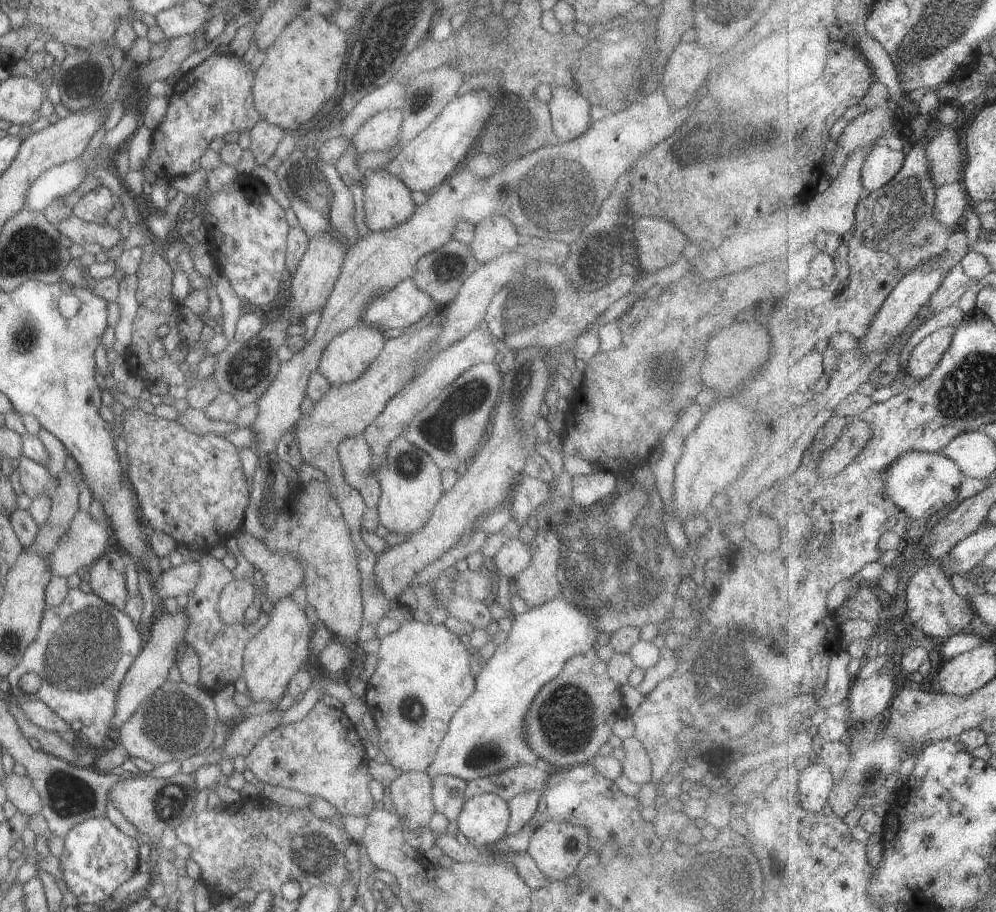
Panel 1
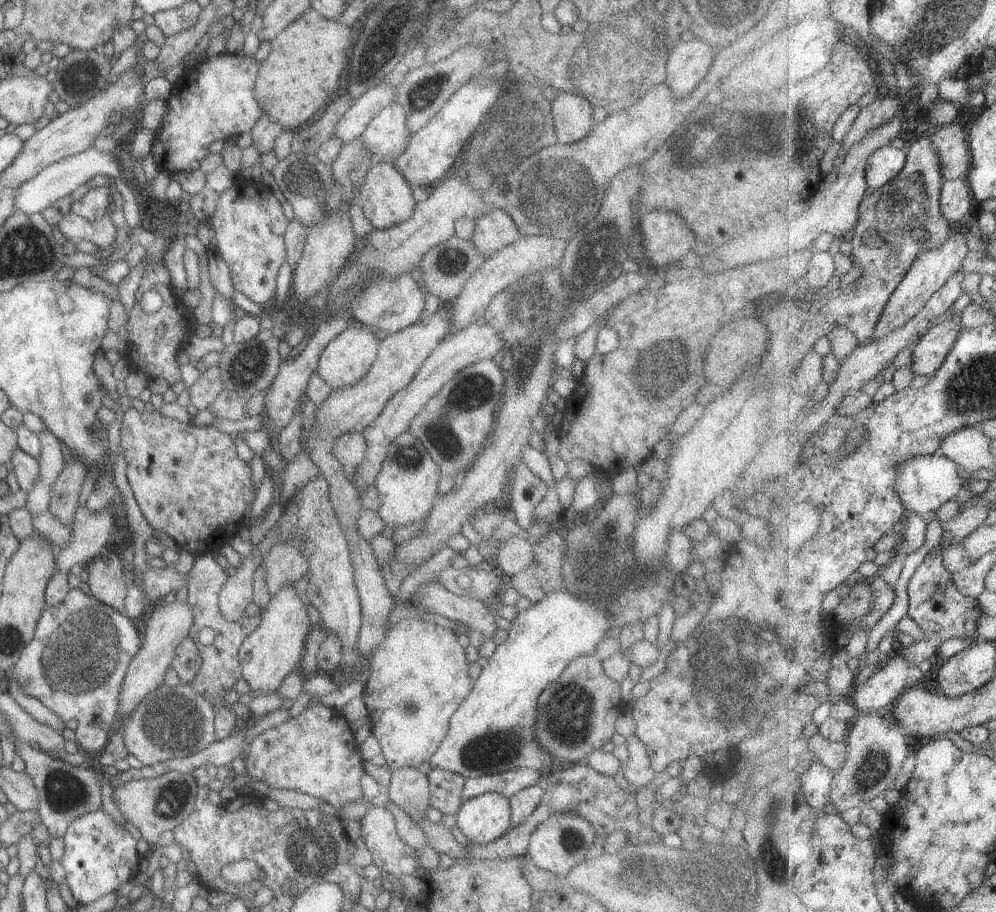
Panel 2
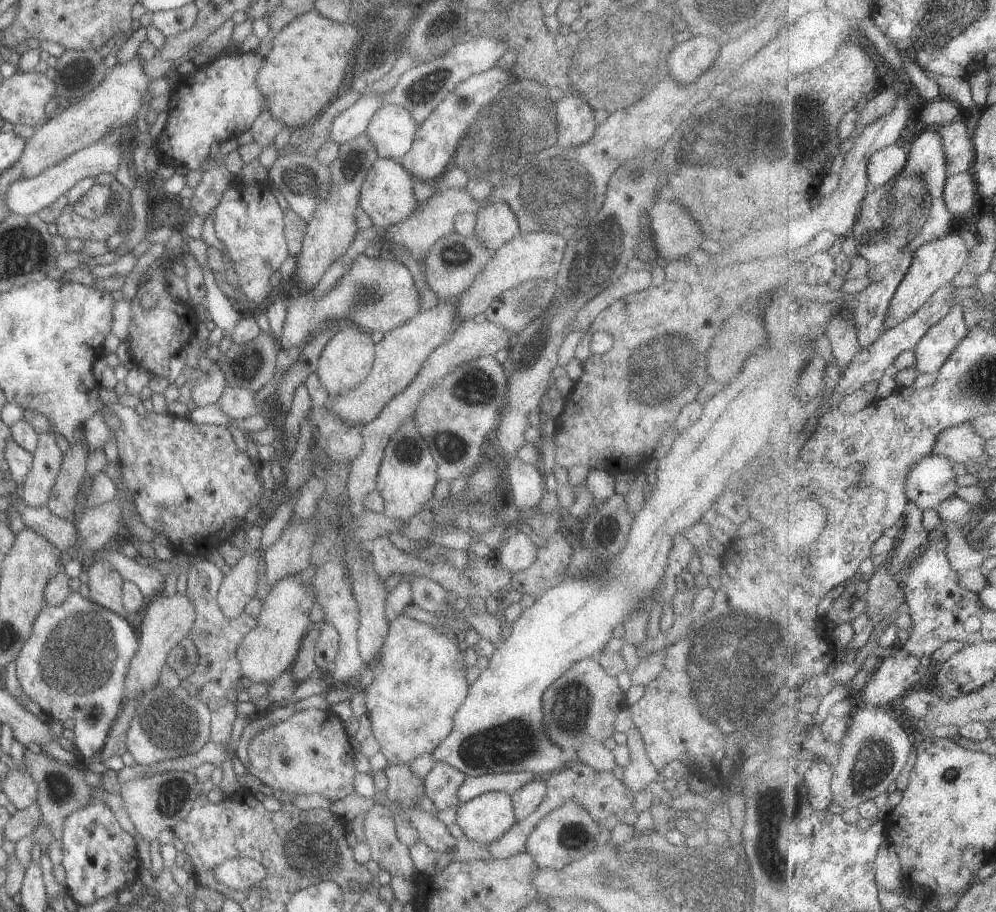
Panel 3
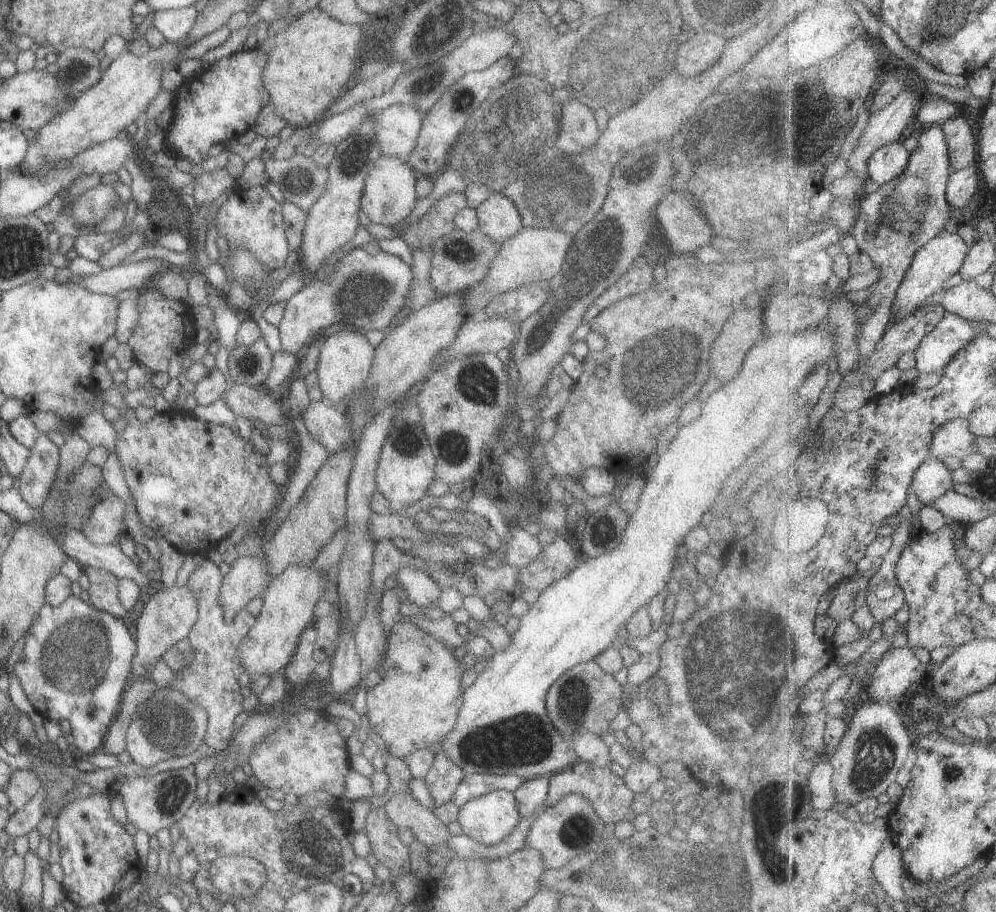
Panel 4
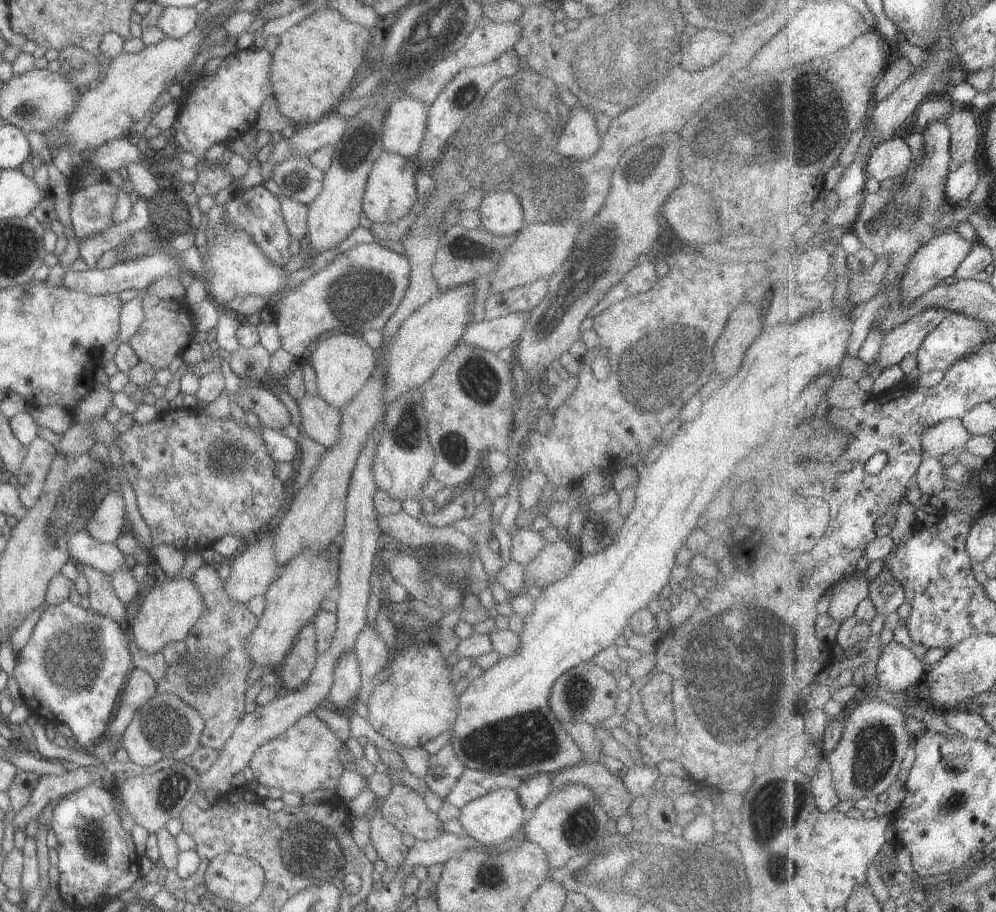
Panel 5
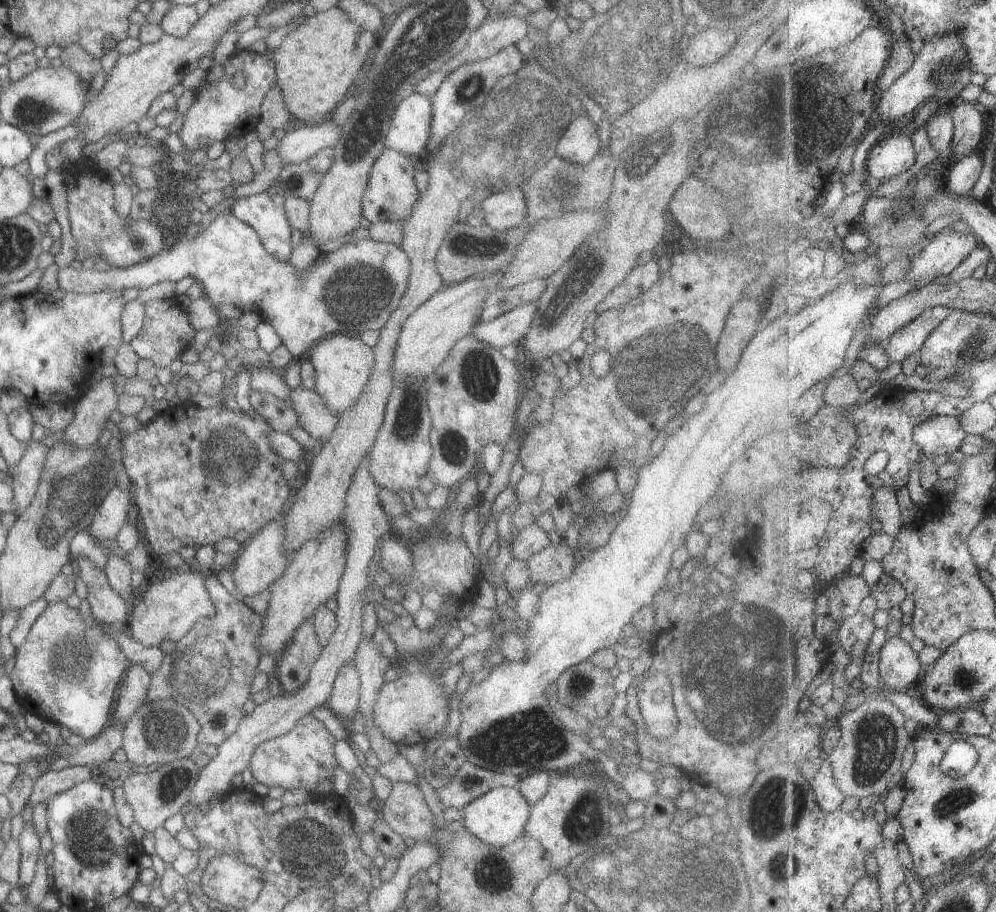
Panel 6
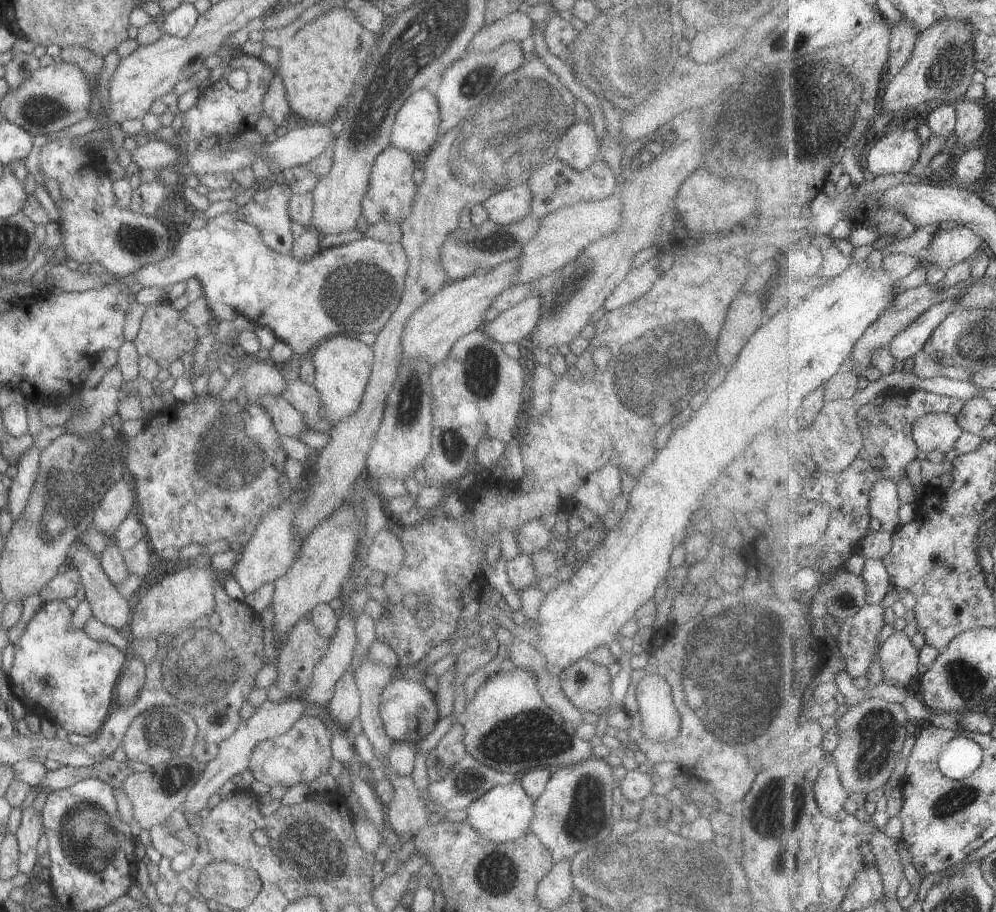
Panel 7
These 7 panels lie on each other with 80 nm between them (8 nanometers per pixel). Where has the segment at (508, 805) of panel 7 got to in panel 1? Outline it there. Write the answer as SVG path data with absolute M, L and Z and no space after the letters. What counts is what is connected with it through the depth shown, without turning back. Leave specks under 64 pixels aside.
M481 793L465 799L456 818L458 831L465 836L472 851L491 846L506 834L508 825L508 804L493 793Z

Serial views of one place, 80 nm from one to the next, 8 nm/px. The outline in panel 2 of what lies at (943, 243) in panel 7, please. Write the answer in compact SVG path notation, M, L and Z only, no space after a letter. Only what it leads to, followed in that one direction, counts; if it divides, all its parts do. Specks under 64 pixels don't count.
M964 231L949 235L941 248L921 252L907 276L901 281L892 298L886 304L884 314L881 315L880 322L877 323L876 334L872 336L872 340L878 341L885 338L915 318L925 308L929 299L937 291L940 291L957 271L963 268L964 260L968 254L969 246L967 246Z

